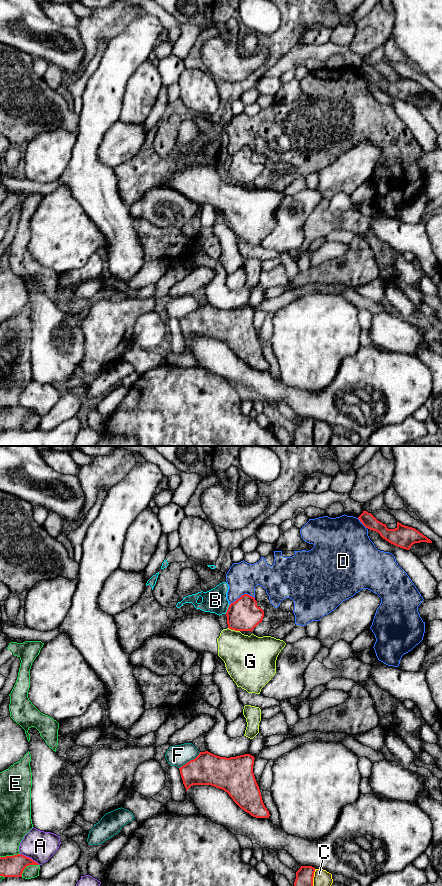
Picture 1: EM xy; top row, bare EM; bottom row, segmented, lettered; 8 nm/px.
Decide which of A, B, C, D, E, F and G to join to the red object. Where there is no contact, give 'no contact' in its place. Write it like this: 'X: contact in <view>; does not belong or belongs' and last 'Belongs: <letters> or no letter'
A: contact in xy; does not belong
B: contact in xy; does not belong
C: contact in xy; does not belong
D: contact in xy; does not belong
E: contact in xy; does not belong
F: contact in xy; does not belong
G: contact in xy; does not belong
Belongs: no letter

